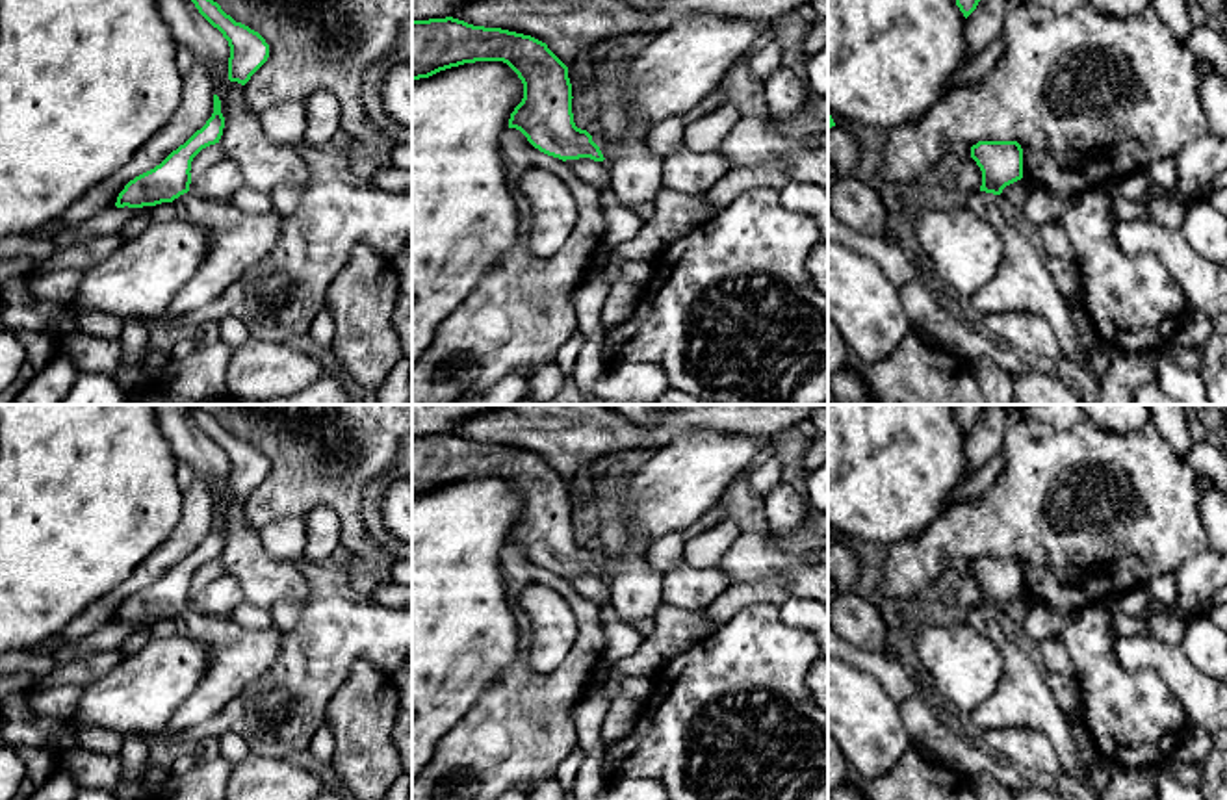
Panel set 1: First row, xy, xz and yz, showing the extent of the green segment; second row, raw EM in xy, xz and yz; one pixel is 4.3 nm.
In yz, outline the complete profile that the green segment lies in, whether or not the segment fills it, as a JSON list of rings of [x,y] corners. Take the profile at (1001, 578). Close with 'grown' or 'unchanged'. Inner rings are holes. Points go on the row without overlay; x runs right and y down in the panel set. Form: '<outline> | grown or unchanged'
[[[978,557],[971,574],[982,587],[982,601],[967,622],[988,637],[1004,659],[999,689],[967,716],[980,729],[1030,728],[1045,733],[1066,774],[1088,787],[1091,763],[1103,759],[1093,744],[1078,746],[1071,716],[1058,705],[1047,679],[1030,657],[1002,631],[999,611],[1023,594],[1023,564],[1017,557]]] | grown

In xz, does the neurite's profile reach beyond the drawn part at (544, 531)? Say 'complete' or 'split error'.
split error

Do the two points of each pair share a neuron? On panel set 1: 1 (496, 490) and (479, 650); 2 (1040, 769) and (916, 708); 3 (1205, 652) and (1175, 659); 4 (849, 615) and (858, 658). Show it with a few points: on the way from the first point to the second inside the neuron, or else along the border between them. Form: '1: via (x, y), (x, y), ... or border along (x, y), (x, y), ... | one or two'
1: via (479, 529), (479, 611) | one
2: border along (994, 754), (1020, 767), (1031, 778) | two
3: border along (1179, 646), (1207, 676) | two
4: border along (847, 641), (865, 650), (882, 652) | two

